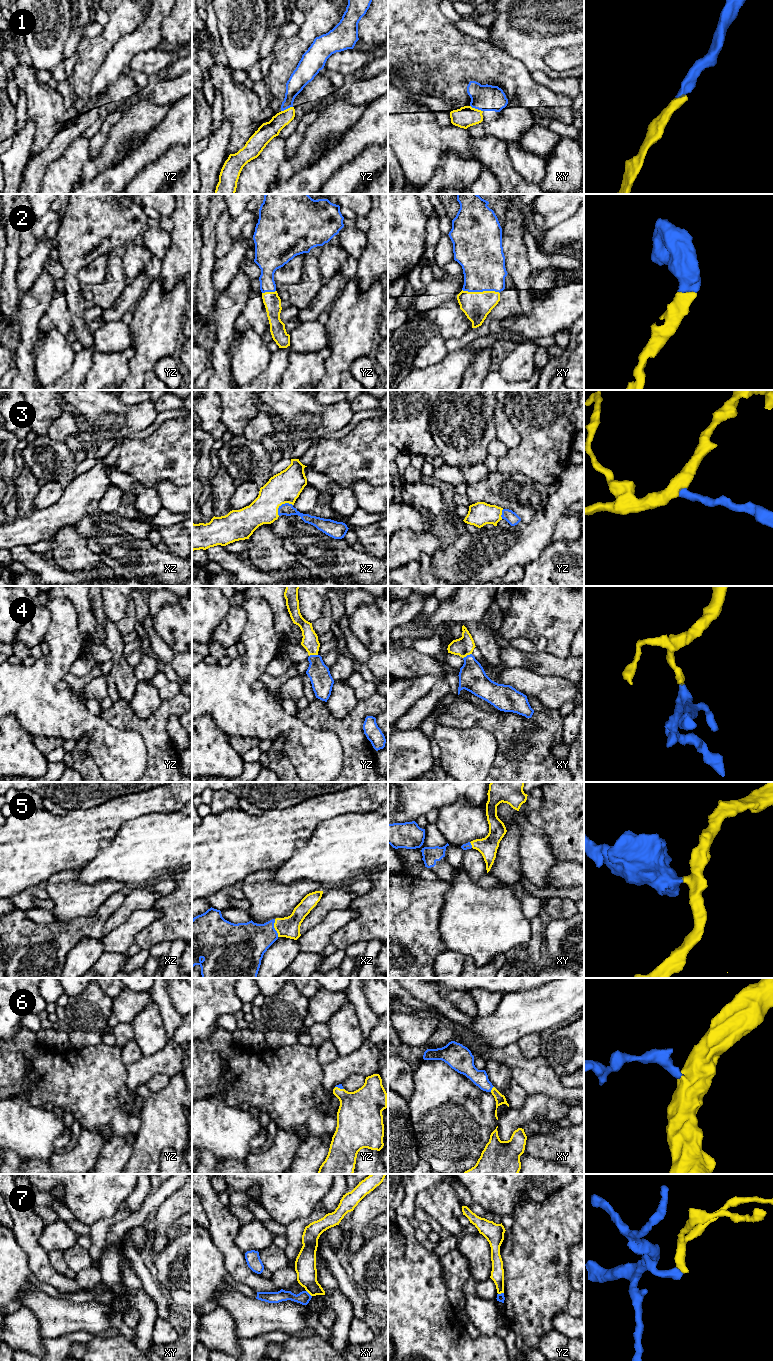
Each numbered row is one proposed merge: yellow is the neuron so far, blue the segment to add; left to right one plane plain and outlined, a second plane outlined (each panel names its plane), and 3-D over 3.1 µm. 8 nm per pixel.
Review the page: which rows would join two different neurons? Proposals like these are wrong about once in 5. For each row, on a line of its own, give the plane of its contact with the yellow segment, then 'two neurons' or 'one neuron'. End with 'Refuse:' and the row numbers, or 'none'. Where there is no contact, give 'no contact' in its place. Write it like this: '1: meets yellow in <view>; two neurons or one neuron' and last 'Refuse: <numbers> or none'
1: meets yellow in xy; two neurons
2: meets yellow in xy; one neuron
3: meets yellow in xz; one neuron
4: meets yellow in yz; one neuron
5: meets yellow in xz; one neuron
6: meets yellow in xy; one neuron
7: meets yellow in xy; two neurons
Refuse: 1, 7

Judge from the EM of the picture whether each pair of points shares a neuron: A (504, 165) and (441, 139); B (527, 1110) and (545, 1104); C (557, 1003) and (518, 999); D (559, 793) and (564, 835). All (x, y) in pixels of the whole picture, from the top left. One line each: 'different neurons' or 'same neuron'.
A: different neurons
B: same neuron
C: same neuron
D: same neuron

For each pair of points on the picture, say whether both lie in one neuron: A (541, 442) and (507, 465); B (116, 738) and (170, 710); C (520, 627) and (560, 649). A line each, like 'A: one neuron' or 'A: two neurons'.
A: one neuron
B: two neurons
C: one neuron

